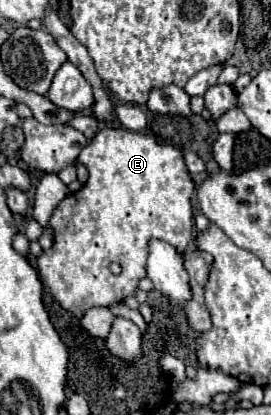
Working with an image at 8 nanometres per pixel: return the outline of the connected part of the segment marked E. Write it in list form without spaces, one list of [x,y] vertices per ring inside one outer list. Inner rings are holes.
[[[108,127],[98,131],[94,139],[80,151],[78,161],[86,165],[90,173],[88,183],[80,191],[66,195],[62,203],[56,207],[50,219],[50,227],[54,231],[54,245],[38,257],[38,273],[40,279],[50,287],[50,293],[58,303],[66,311],[72,311],[76,317],[82,317],[82,311],[86,307],[110,307],[112,303],[118,303],[124,297],[136,293],[138,279],[146,275],[144,265],[148,257],[148,239],[156,237],[168,241],[178,249],[178,253],[182,253],[188,247],[190,239],[194,237],[194,183],[188,175],[184,155],[180,149],[166,143],[158,143],[150,135],[140,135],[128,129]],[[114,261],[122,267],[120,275],[110,273],[110,265]]]

